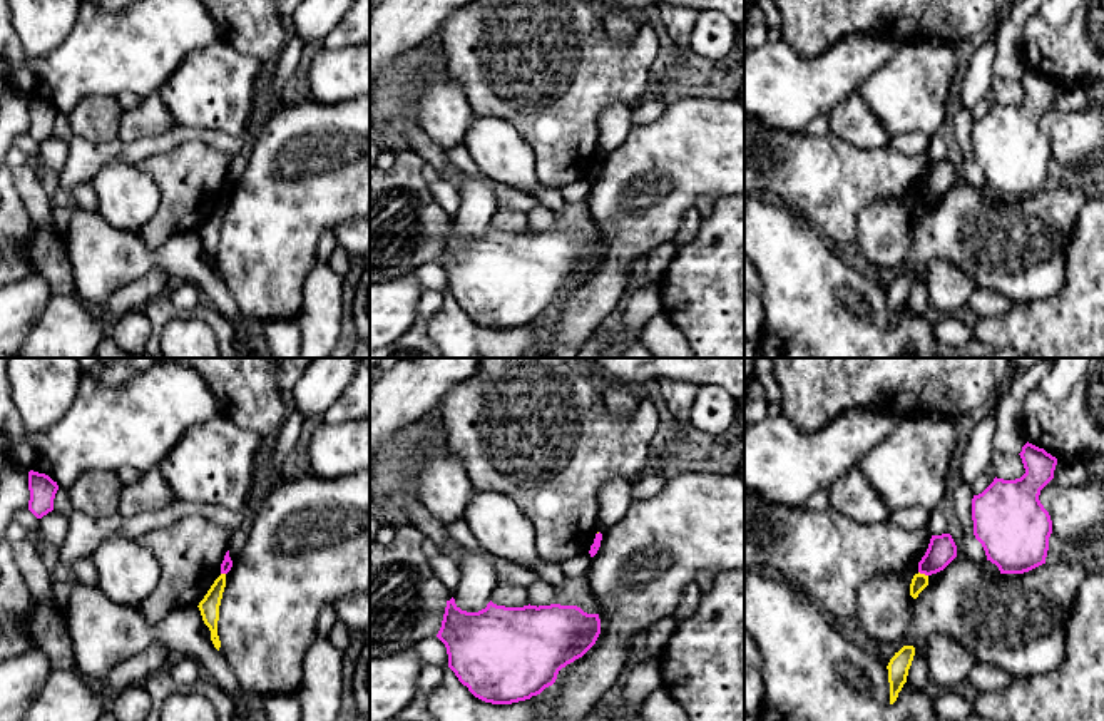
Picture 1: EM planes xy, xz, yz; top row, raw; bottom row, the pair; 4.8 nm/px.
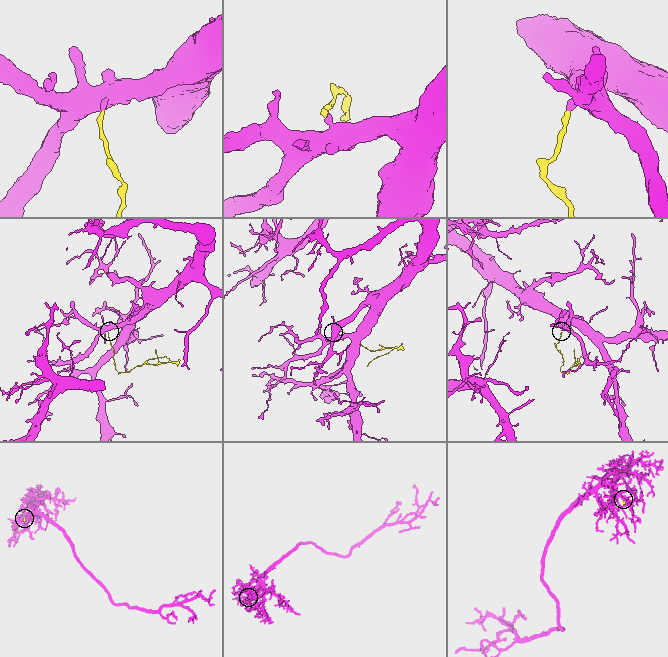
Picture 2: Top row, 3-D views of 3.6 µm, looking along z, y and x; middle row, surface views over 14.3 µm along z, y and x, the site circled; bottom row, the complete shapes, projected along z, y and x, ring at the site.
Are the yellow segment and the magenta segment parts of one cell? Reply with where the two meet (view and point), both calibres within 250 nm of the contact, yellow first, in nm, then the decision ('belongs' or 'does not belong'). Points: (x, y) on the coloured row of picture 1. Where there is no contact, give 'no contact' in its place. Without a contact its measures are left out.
yz (924, 574) | 80/140 nm | does not belong

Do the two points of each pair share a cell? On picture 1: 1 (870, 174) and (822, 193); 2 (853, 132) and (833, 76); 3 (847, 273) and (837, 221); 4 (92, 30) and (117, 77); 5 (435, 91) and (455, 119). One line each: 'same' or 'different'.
1: same
2: different
3: different
4: same
5: same

